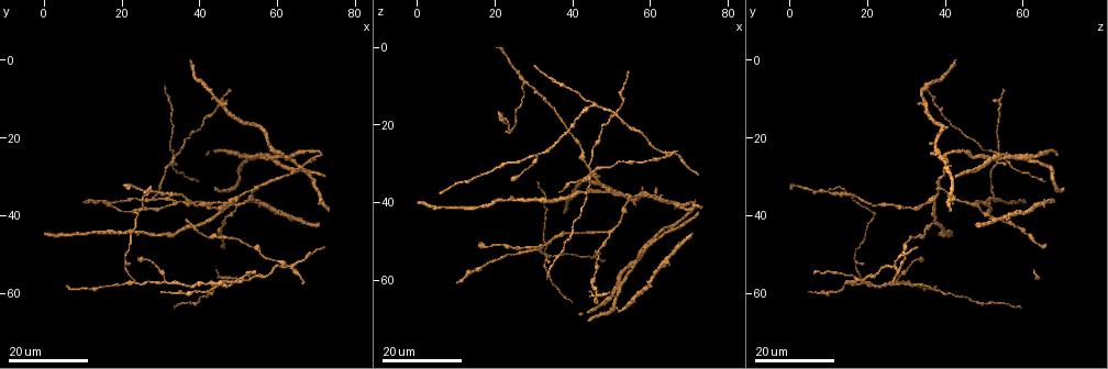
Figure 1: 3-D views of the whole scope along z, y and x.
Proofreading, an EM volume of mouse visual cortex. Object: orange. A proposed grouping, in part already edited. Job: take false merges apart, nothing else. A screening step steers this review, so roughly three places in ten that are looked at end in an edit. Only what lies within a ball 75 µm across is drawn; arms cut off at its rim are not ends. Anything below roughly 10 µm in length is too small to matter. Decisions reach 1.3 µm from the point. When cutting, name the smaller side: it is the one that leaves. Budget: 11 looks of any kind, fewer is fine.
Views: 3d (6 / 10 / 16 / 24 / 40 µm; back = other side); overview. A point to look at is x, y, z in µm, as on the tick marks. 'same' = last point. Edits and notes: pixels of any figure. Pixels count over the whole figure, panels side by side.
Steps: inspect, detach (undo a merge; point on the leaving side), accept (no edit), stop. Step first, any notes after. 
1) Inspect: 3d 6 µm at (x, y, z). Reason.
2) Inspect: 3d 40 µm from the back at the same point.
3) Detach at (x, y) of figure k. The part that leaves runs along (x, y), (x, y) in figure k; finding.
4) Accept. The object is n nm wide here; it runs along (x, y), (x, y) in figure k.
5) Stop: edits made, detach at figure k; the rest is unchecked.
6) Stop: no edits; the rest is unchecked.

Inspect: 3d 16 µm at (28.0, 35.5, 52.5). A fork.

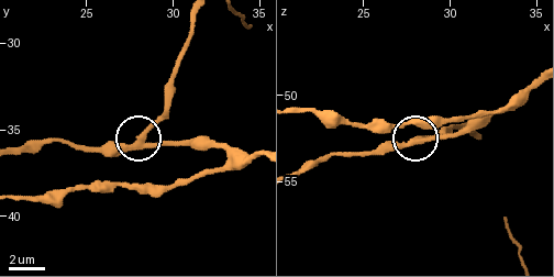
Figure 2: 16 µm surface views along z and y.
Inspect: 3d 10 µm at (28.2, 35.4, 52.4).

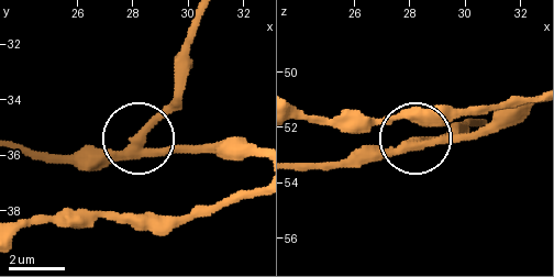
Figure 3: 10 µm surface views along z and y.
Detach at (159, 117) of figure 3. 3 arms meet here; two neurons meet here.

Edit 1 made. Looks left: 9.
Inspect: 3d 16 µm at (49.0, 35.5, 36.5).

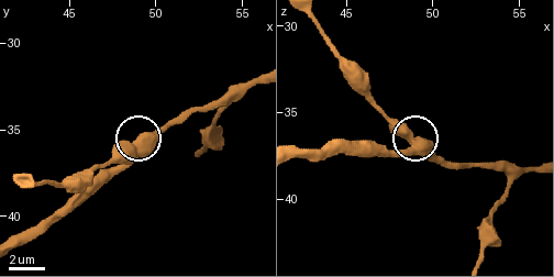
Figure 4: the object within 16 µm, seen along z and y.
Inspect: 3d 6 µm at (48.9, 35.8, 36.5).

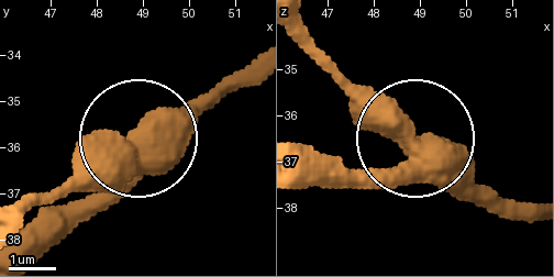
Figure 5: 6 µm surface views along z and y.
Accept. The object is 540 nm wide here; it runs along (37, 258), (136, 144), (108, 152), (65, 195) in figure 5; one neuron here.

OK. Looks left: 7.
Inspect: 3d 24 µm at (54.5, 32.5, 39.0). Small branch off a trunk.

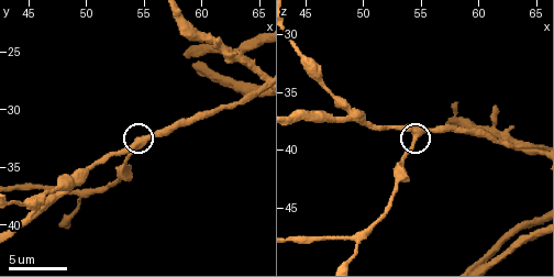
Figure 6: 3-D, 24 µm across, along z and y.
Inspect: 3d 10 µm at the same point.

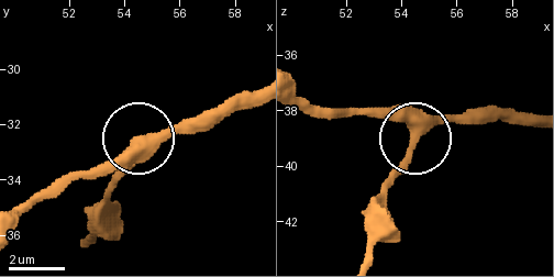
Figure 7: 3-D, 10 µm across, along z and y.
Accept. It runs along (299, 97), (410, 130), (410, 161), (379, 194) in figure 7; all the same neuron.

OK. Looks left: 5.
Inspect: 3d 16 µm at (64.0, 53.5, 28.0). Calibre changes.

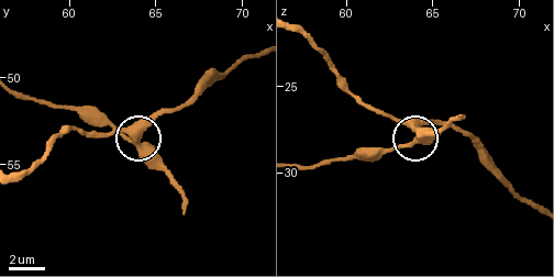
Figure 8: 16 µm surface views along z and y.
Inspect: 3d 10 µm at the same point. Zoom in.

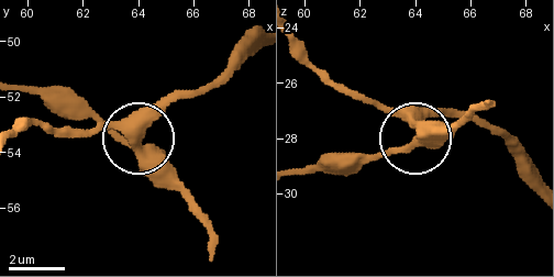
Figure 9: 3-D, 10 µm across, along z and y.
Accept. All the same neuron.

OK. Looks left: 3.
Inspect: 3d 16 µm at (31.5, 56.5, 27.5). Branch point.

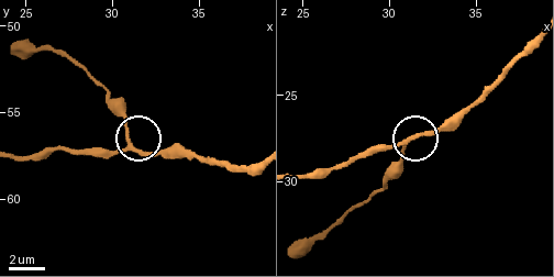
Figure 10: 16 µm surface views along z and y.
Inspect: 3d 10 µm at (31.0, 56.9, 27.7). Closer look.

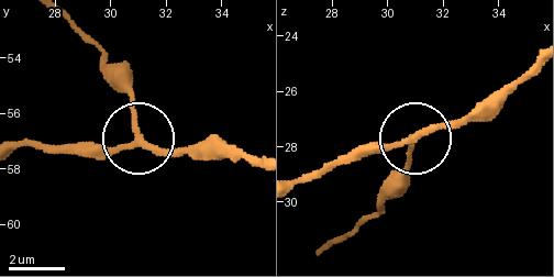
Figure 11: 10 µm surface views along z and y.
Accept. The side arm is 12 µm long; it runs along (254, 162), (148, 143), (134, 122), (134, 81) in figure 11; continuous, no second neuron.

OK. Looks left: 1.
Stop: edits made, detach at figure 3; the rest is unchecked.

